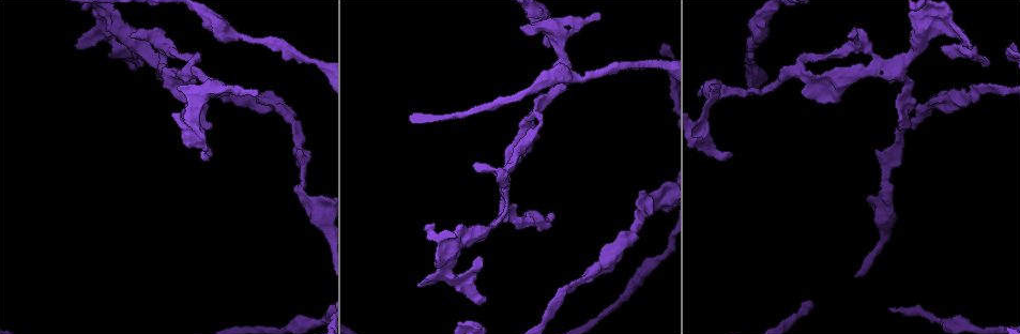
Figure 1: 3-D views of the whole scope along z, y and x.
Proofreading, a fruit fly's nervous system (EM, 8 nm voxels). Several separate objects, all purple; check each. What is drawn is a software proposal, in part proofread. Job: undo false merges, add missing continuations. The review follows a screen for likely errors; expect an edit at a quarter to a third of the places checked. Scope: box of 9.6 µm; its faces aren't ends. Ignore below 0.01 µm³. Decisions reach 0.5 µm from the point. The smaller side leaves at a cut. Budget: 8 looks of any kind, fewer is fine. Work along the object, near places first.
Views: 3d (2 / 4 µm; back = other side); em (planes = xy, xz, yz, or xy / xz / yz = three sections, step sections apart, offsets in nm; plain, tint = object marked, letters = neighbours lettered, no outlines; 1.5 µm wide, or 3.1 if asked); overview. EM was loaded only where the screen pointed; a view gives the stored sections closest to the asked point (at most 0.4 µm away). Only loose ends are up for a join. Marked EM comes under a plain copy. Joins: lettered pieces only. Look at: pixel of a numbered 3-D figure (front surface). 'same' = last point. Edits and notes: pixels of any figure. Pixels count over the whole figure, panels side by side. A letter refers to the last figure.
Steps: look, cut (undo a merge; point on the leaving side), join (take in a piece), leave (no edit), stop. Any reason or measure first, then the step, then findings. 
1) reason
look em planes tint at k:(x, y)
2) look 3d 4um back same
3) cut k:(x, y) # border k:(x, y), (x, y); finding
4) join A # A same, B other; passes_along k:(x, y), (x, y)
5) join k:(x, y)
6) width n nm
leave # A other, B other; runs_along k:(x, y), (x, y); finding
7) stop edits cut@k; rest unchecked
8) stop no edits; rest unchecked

an open end
look em planes letters at 1:(835, 100)

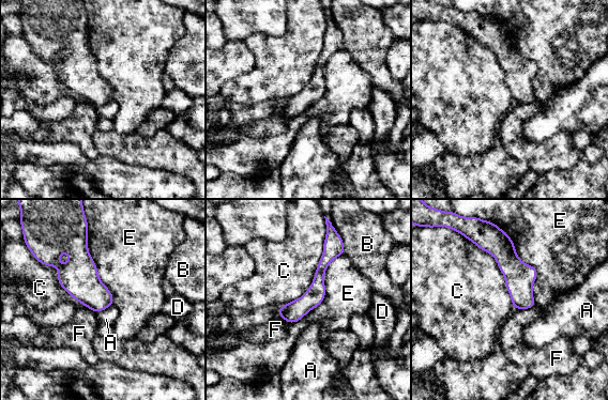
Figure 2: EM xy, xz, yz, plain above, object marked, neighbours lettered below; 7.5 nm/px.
leave # A other, B other, C other, D other, E other, F other; runs_along 2:(331, 242), (317, 290), (288, 319); none of them fits

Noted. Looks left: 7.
calibre changes
look em xz step 8 tint at 1:(580, 77)

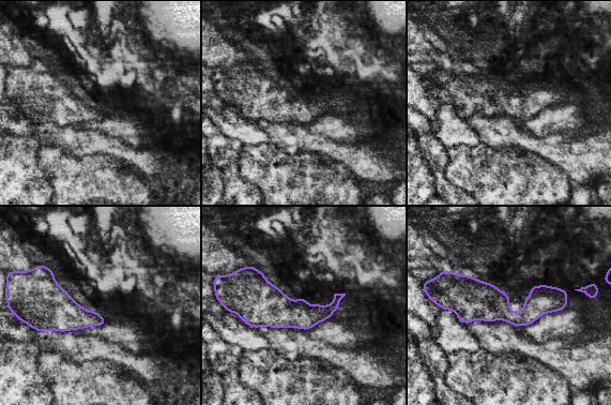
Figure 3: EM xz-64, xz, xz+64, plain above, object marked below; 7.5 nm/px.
what lies round it
look em xz step 8 letters same

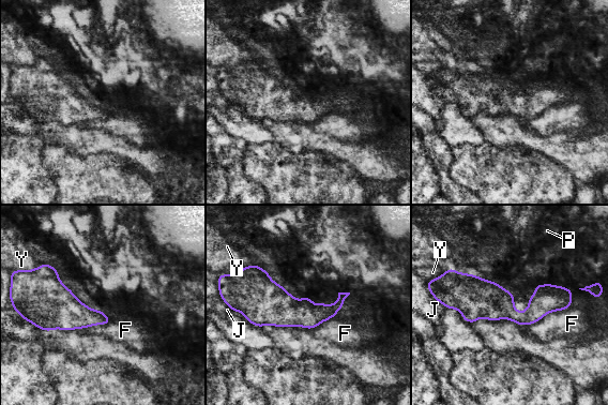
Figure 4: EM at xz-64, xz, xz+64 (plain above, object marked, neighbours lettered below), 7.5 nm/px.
leave # F other, J other, P other, Y other; border 4:(568, 308), (551, 311), (529, 325); continuous, no second cell

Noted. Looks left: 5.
calibre changes
look 3d 4um back at 1:(643, 63)

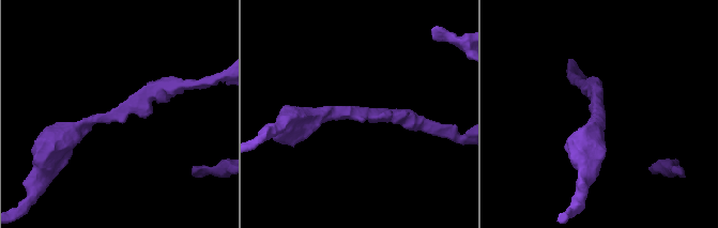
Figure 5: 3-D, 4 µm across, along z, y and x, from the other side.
arm_widths 260, 280 nm; need the tissue
look em xz step 8 tint at 5:(596, 111)

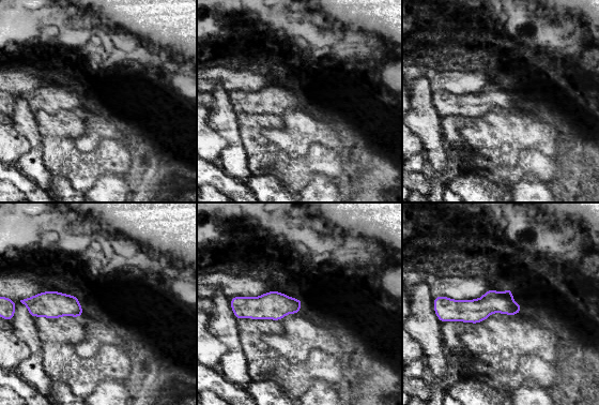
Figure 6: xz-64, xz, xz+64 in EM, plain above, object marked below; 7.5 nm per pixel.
cut it another way
look em planes letters same

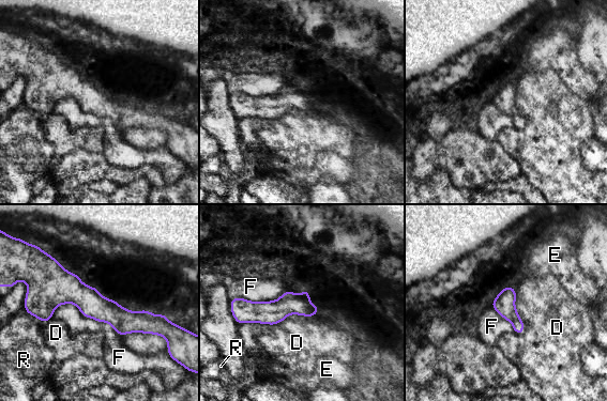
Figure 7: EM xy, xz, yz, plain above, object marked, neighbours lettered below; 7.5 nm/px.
width 160 nm; longest_contact F 550 nm
leave # D other, E other, F other, R other; continuous, no second cell

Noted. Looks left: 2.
stop no edits; rest unchecked

